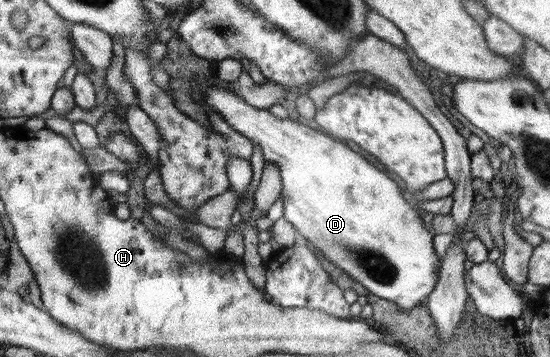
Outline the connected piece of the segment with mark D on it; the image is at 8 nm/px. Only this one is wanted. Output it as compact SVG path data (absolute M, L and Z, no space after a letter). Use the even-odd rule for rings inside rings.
M211 85L207 87L203 95L207 105L212 105L213 111L219 112L219 114L233 126L233 129L247 136L247 138L251 140L251 143L259 144L259 148L263 150L263 158L265 158L265 161L277 163L279 170L281 170L281 180L283 180L281 195L283 199L284 217L287 221L291 222L294 228L307 240L308 245L313 249L321 251L329 261L336 267L343 269L351 278L361 283L365 289L369 289L370 293L395 303L400 309L411 310L415 308L434 291L438 281L438 270L440 270L440 258L434 247L435 236L432 235L433 233L430 233L431 231L429 229L424 227L423 220L421 220L416 208L411 206L402 196L401 192L403 188L395 176L379 170L377 167L373 166L373 164L367 162L361 154L351 150L345 142L333 139L331 136L321 131L321 129L313 129L307 122L297 123L297 121L293 121L293 119L289 118L279 119L271 115L267 109L255 109L255 107L251 107L249 103L245 103L236 92L227 91L227 89L223 89L223 87L220 86Z

